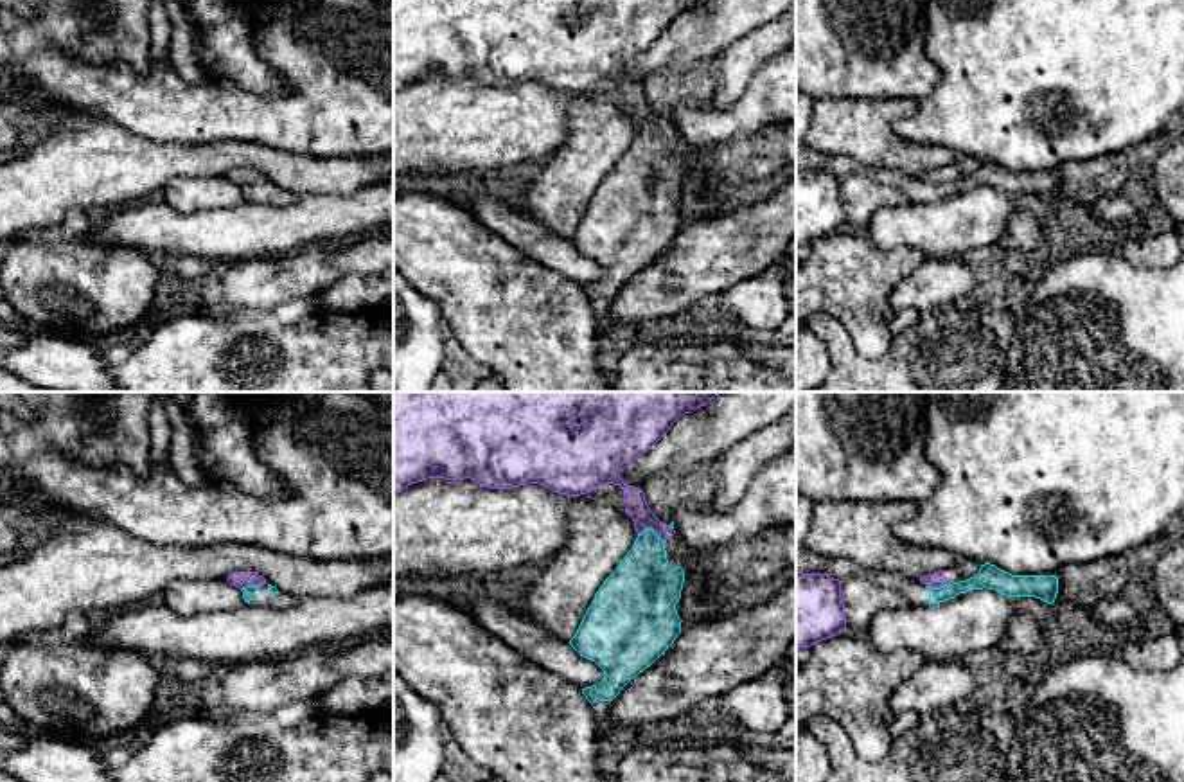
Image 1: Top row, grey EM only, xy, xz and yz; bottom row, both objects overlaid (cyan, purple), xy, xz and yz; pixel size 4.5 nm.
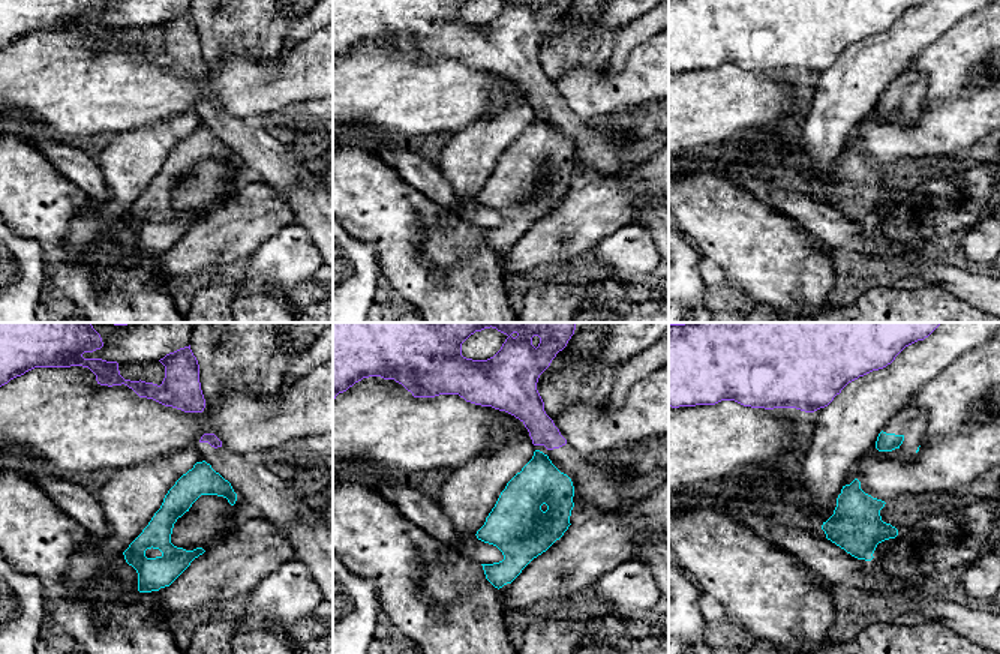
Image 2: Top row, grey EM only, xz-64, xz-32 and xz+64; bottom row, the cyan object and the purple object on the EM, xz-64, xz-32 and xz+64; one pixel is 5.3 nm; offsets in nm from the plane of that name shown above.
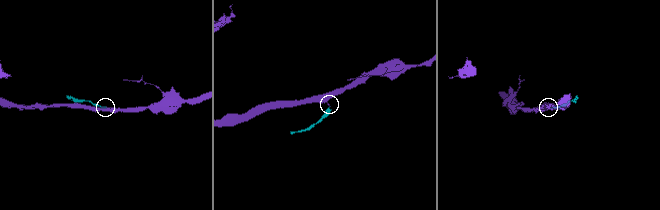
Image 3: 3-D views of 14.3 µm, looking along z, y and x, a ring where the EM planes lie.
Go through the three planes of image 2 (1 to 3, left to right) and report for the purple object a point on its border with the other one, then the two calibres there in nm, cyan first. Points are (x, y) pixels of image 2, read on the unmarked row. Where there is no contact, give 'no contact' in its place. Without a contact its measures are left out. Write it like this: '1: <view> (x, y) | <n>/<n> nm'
1: no contact
2: no contact
3: no contact

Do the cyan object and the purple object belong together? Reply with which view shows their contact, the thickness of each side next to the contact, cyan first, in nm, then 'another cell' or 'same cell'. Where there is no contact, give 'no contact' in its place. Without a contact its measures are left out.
xz | 280/100 nm | another cell

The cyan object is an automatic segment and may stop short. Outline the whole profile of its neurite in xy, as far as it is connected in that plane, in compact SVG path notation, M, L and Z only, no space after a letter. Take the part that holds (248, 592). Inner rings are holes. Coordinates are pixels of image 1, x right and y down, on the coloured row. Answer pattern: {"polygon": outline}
{"polygon": "M271 584L246 586L241 591L243 591L244 602L268 606L268 608L291 608L298 600L296 595L278 591Z"}

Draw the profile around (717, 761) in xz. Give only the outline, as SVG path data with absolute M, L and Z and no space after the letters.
M711 739L701 748L638 748L620 764L609 782L785 782L756 769L726 741Z

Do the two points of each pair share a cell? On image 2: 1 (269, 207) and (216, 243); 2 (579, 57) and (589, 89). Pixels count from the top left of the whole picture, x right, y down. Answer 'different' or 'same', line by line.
1: same
2: different

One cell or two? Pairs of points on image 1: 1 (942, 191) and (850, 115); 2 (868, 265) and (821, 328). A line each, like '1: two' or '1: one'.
1: two
2: two

